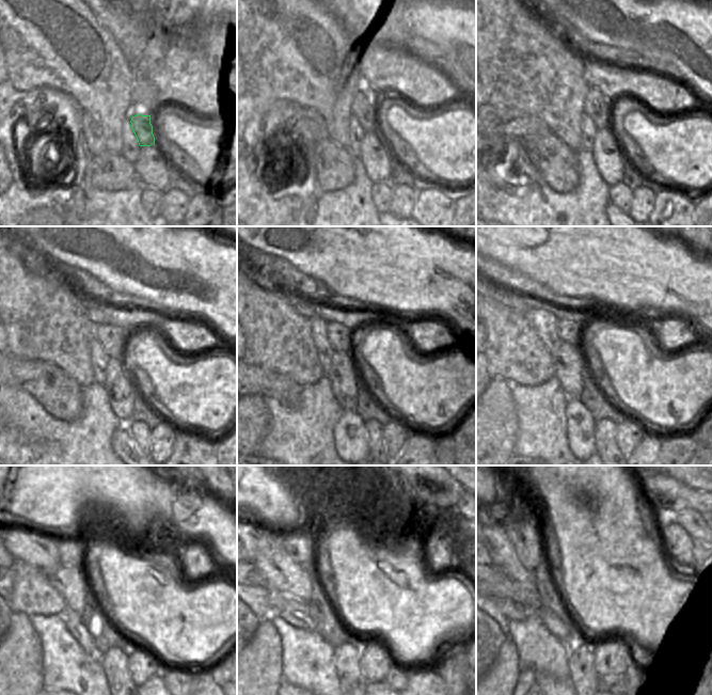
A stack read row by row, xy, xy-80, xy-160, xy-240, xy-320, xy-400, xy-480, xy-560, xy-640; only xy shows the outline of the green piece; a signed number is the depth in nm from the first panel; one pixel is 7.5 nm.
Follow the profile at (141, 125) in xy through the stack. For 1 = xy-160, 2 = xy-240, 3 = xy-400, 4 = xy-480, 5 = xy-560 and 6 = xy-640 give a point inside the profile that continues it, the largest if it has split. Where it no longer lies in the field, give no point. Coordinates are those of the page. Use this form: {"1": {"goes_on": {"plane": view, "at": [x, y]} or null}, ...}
{"1": {"goes_on": {"plane": "xy-160", "at": [598, 107]}}, "2": {"goes_on": {"plane": "xy-240", "at": [112, 340]}}, "3": {"goes_on": {"plane": "xy-400", "at": [570, 332]}}, "4": {"goes_on": {"plane": "xy-480", "at": [73, 553]}}, "5": {"goes_on": {"plane": "xy-560", "at": [302, 548]}}, "6": {"goes_on": {"plane": "xy-640", "at": [525, 535]}}}

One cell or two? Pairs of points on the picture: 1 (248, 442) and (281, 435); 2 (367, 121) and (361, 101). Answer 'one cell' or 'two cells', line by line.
1: two cells
2: one cell

